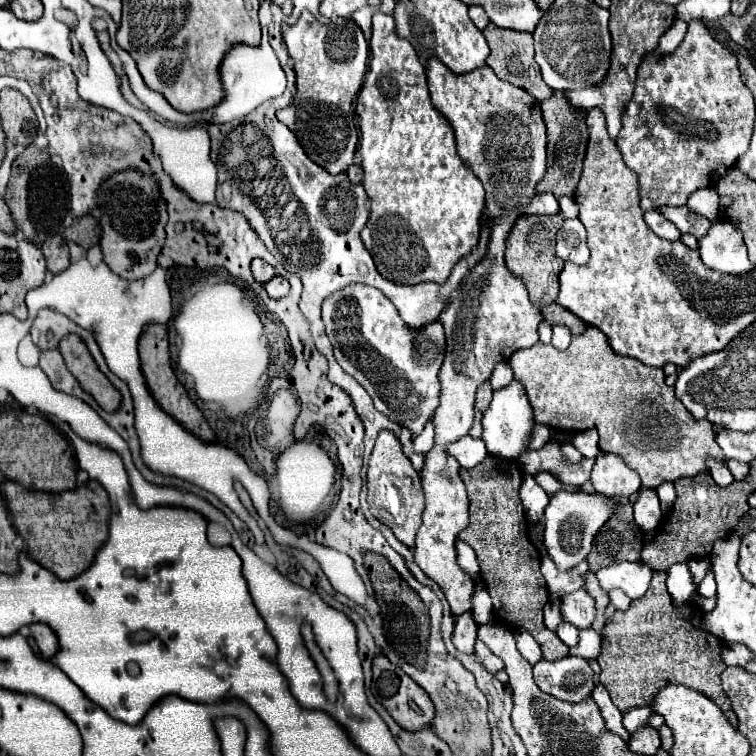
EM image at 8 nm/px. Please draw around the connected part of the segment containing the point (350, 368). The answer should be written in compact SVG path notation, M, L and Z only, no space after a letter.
M349 284L329 296L323 302L323 318L327 336L335 348L335 358L339 366L351 374L361 386L367 388L369 396L373 398L373 404L379 412L387 414L391 420L395 420L401 426L407 426L413 434L421 432L425 426L425 420L429 420L439 404L439 368L443 364L445 356L445 336L439 322L431 322L425 328L411 330L403 324L403 320L397 316L397 308L387 300L387 296L367 284Z

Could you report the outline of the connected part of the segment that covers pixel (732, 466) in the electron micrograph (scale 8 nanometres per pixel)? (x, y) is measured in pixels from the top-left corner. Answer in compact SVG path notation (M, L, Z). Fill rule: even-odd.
M727 460L727 468L731 470L731 474L733 474L733 478L735 480L743 480L743 478L747 478L749 476L749 464L745 464L745 462L737 462L737 460Z

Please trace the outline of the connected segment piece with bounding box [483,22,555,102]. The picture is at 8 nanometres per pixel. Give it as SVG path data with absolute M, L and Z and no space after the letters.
M493 22L487 24L487 28L485 28L483 34L485 34L485 38L489 42L489 48L491 48L491 54L487 58L487 66L493 68L493 72L501 80L527 90L539 102L543 102L543 100L547 100L547 98L553 96L555 90L549 88L541 80L541 70L539 70L539 66L537 66L537 62L533 58L533 34L529 34L529 32L517 32L517 30L505 30L505 28L495 26Z

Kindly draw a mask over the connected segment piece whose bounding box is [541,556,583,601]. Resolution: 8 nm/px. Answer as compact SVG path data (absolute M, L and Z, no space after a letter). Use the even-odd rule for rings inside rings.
M543 556L541 572L543 572L543 578L547 580L547 588L549 588L552 601L557 601L562 596L575 592L583 586L583 576L579 576L575 570L559 572L549 556Z

